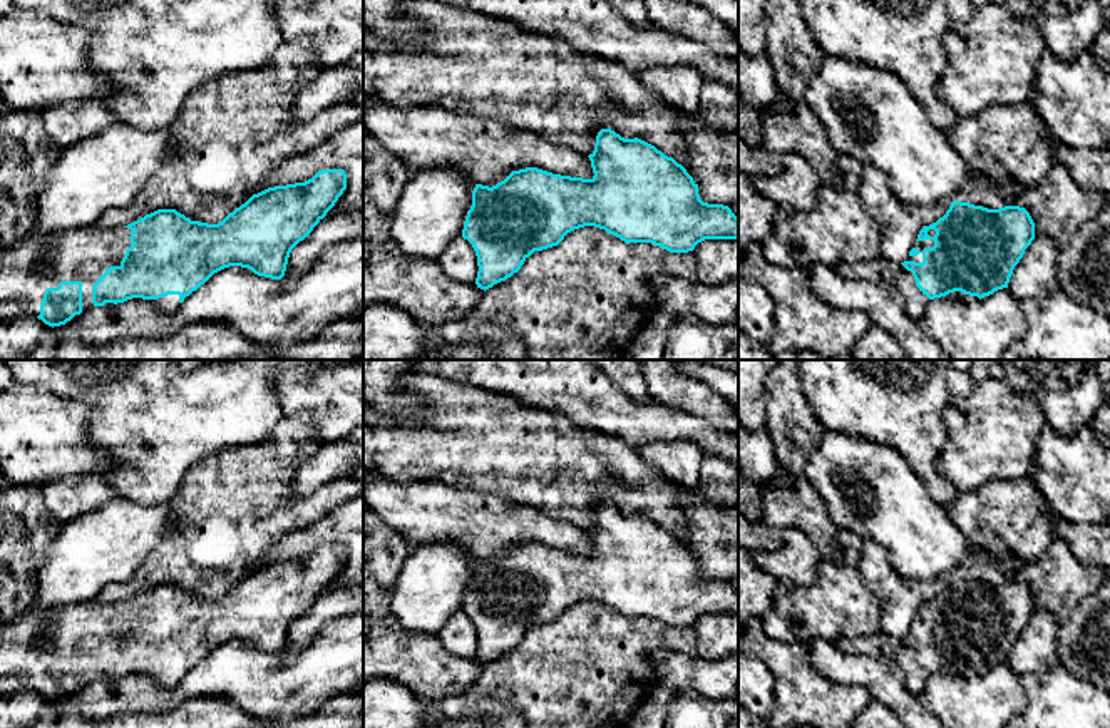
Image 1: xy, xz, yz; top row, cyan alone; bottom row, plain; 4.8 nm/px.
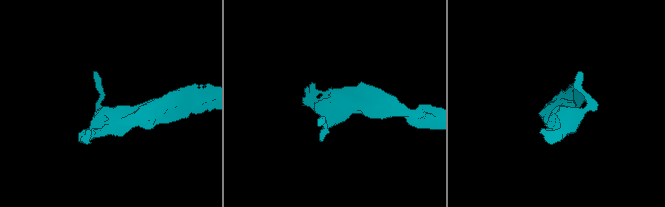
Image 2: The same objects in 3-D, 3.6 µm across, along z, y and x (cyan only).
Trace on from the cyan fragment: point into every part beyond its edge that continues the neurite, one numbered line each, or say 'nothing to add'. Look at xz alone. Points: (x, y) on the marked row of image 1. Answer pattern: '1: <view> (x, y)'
nothing to add

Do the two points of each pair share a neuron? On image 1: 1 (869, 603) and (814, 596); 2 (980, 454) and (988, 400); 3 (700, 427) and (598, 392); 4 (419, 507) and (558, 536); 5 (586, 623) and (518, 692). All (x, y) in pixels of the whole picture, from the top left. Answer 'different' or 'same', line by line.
1: same
2: same
3: same
4: same
5: same

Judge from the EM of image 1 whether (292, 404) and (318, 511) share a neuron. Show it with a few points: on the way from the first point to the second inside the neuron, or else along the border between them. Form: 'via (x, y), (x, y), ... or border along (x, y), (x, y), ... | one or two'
border along (305, 410), (285, 417) | two

